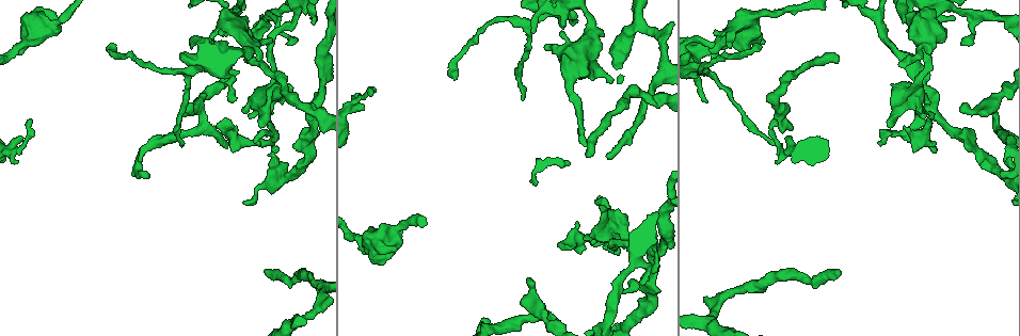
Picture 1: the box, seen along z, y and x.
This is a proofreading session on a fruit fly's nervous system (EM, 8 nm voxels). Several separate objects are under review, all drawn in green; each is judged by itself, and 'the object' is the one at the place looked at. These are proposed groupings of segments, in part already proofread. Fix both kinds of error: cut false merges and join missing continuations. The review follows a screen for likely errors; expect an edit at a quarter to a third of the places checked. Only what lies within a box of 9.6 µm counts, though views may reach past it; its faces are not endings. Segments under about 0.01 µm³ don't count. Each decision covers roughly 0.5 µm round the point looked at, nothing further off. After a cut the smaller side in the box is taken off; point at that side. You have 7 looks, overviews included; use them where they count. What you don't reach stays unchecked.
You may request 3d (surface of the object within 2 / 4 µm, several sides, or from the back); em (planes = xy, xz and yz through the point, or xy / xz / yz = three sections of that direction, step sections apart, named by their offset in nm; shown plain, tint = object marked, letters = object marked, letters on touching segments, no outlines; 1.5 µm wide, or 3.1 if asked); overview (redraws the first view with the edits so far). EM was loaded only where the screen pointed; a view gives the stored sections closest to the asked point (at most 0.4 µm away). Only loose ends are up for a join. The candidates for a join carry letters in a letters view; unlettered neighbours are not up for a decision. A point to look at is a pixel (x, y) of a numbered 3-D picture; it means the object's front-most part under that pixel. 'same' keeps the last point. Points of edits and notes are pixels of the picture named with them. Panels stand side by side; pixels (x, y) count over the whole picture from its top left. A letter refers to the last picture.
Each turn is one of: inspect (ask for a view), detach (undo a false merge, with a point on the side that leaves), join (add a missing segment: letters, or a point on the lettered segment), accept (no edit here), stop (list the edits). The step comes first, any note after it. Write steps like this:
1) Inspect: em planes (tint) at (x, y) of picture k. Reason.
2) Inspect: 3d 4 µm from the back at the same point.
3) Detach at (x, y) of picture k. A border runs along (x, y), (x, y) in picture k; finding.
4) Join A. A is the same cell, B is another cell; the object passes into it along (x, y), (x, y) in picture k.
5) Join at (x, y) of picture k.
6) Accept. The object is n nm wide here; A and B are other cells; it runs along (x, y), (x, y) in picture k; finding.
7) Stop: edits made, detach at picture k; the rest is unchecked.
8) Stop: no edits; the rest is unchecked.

Inspect: em planes (letters) at (266, 271) of picture 1. Free end.

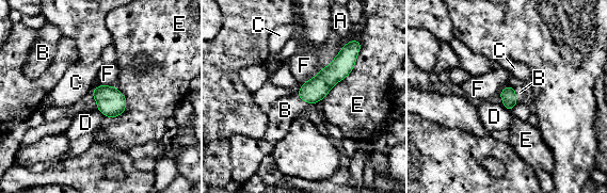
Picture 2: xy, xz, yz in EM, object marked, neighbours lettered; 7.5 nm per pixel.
Join at (520, 92) of picture 2. The object is 110 nm wide here; B is the same cell, A, C, D, E and F are other cells; the object passes into it along (508, 95), (515, 95), (520, 92) in picture 2; the neuron continues.

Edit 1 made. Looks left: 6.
Inspect: overview. Redraw.

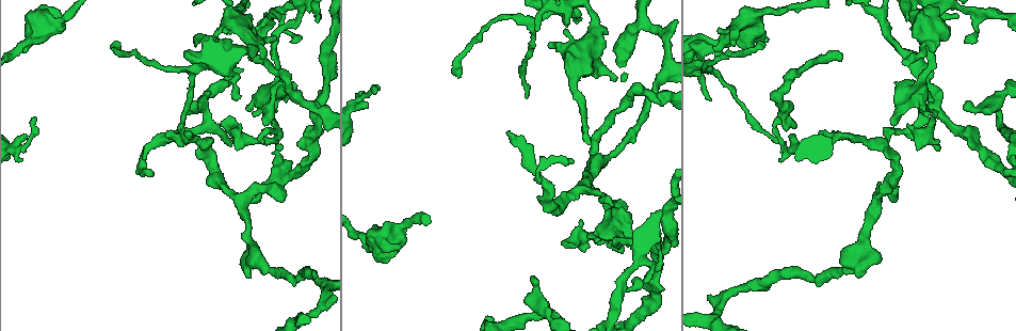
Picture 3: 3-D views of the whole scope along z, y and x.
Inspect: 3d 4 µm at (150, 175) of picture 3. Free end.

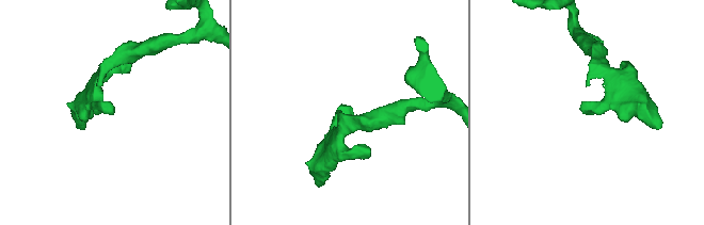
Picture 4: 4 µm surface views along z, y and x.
Inspect: em planes (tint) at (112, 114) of picture 4. Now the EM.

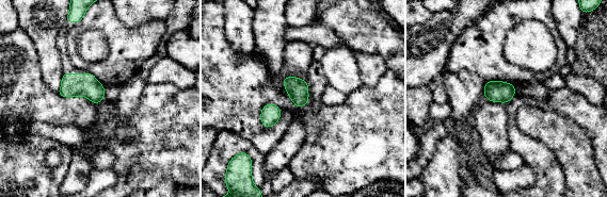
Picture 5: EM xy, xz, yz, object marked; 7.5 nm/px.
Inspect: em planes (letters) at the same point. See the neighbours.

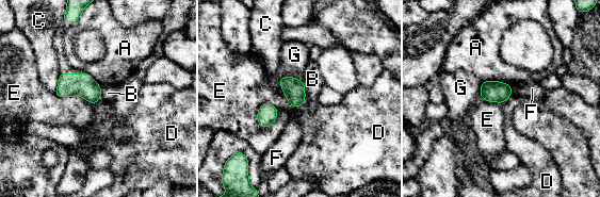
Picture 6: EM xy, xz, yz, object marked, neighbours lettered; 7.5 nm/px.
Accept. A, B, C, D, E, F and G are other cells; a border runs along (304, 102), (293, 109) in picture 6; no lettered segment goes on from it.

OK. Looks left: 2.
Stop: edits made, join at picture 2; the rest is unchecked.

